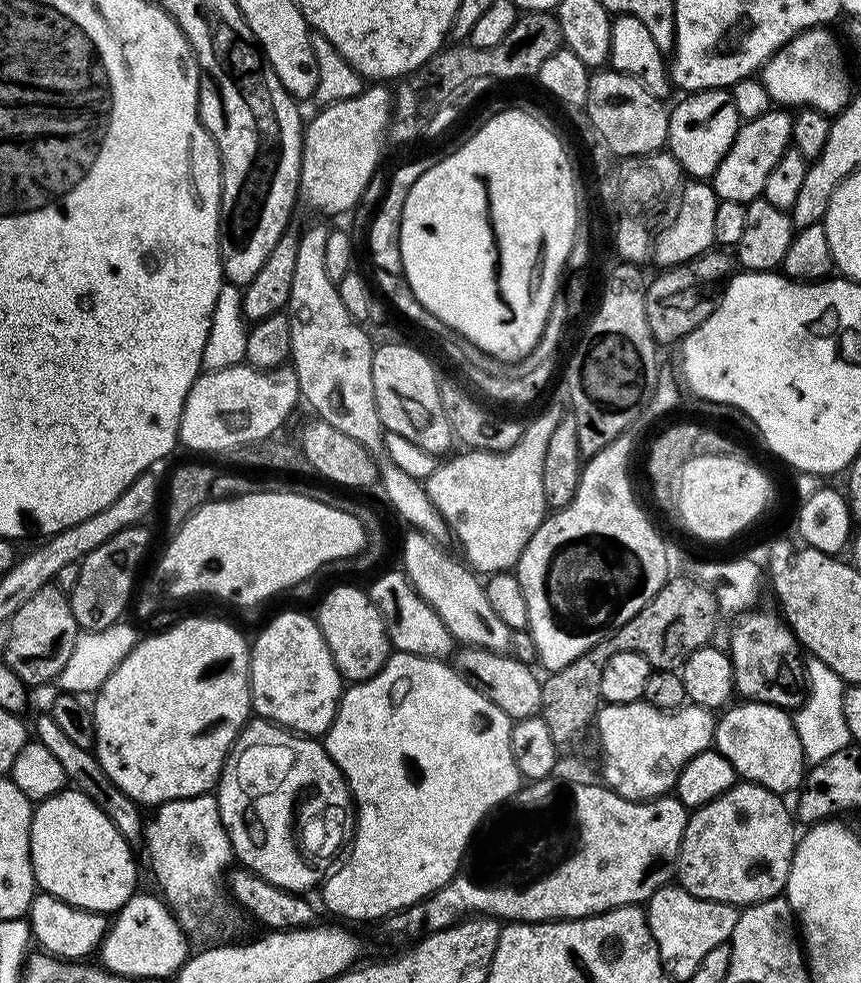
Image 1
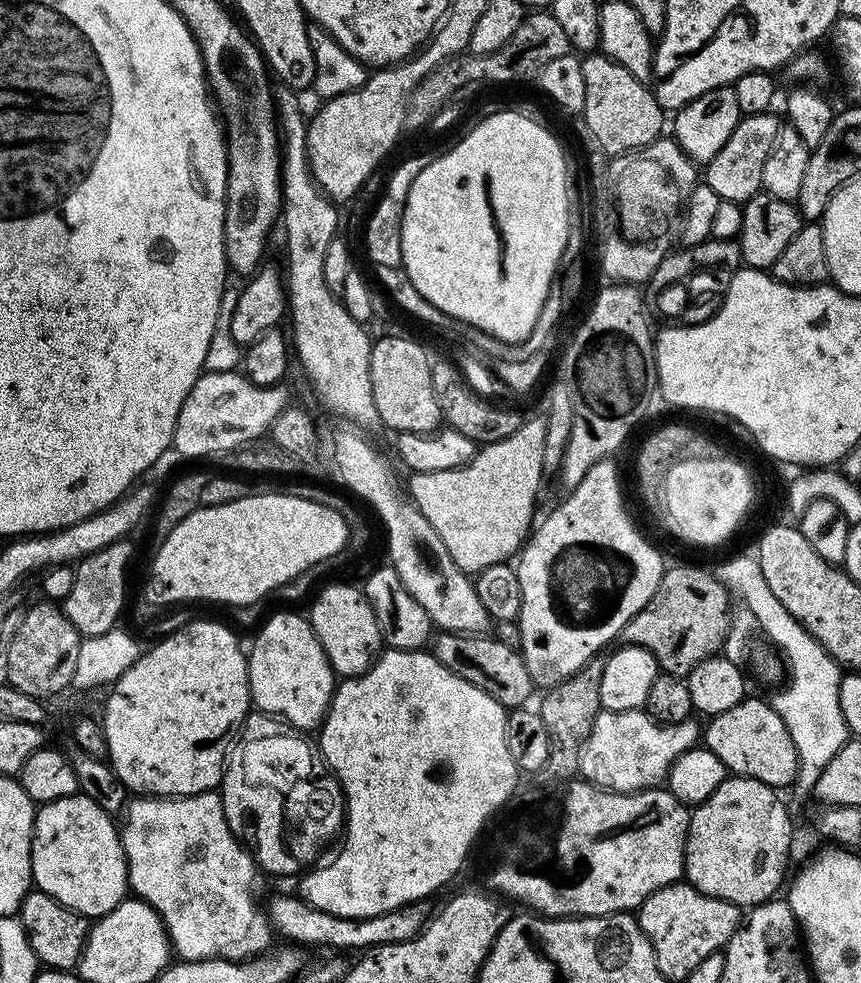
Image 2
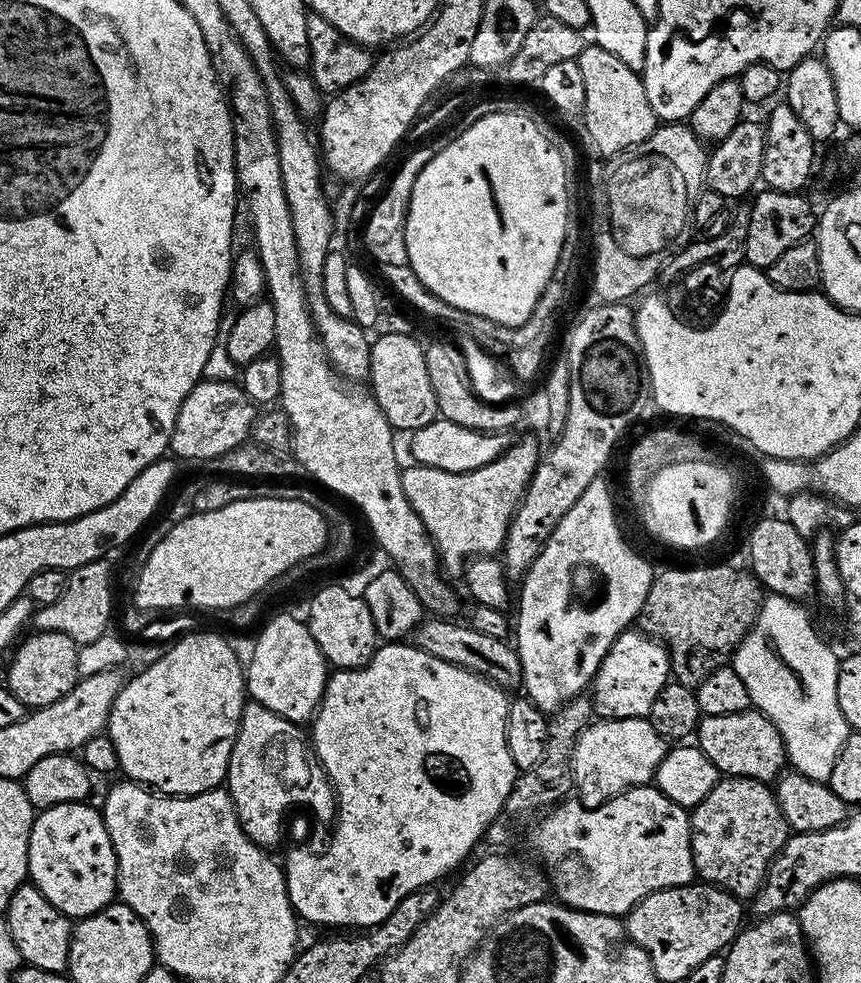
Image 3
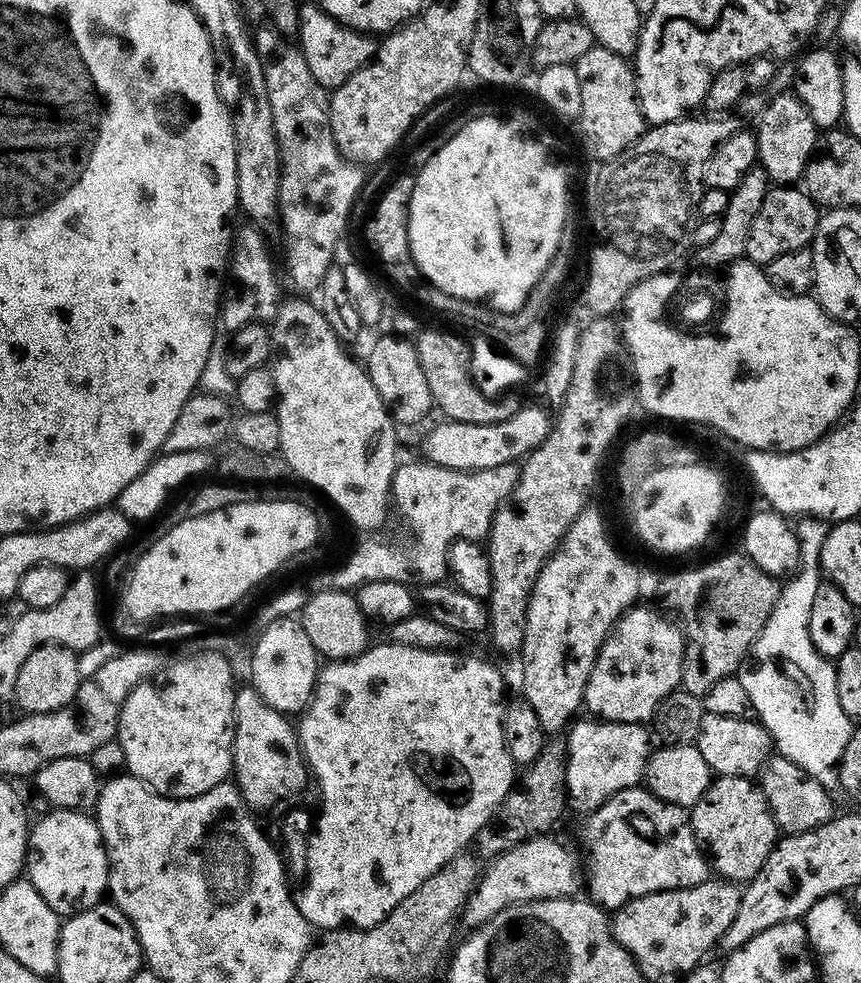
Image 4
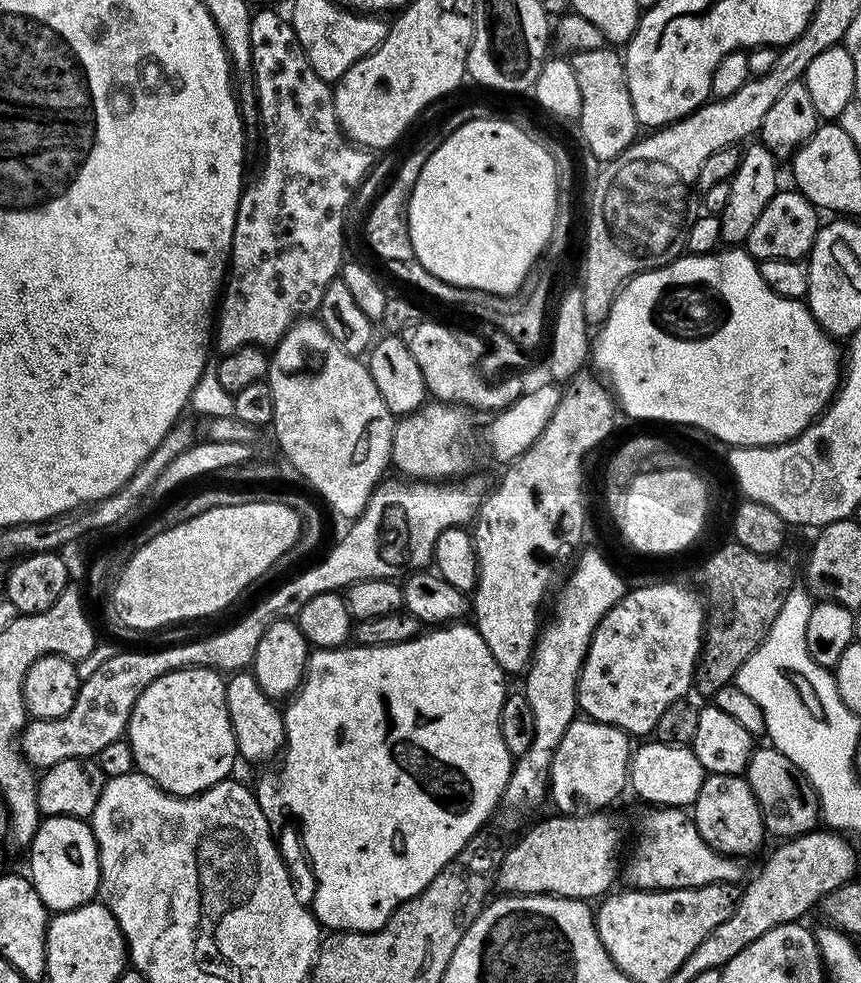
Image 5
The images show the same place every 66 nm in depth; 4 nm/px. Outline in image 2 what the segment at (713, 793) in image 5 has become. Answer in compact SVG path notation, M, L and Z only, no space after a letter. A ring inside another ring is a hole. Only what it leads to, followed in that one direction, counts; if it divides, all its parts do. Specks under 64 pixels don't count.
M729 775L710 798L691 809L684 843L684 880L710 898L722 898L742 910L773 899L784 880L784 867L792 852L792 816L777 789L749 776Z

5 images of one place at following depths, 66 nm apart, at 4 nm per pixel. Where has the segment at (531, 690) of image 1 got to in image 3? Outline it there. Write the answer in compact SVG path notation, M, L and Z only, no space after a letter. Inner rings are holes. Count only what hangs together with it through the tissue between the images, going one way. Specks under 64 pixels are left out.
M425 618L421 620L420 625L410 637L411 643L426 654L434 654L434 658L442 658L442 662L450 662L454 666L473 672L476 676L481 676L484 680L489 680L498 688L511 690L511 688L521 687L520 659L515 647L508 640L490 638L490 634L478 634L478 630L470 626L464 625L463 628L462 625L451 624L448 620L451 619Z

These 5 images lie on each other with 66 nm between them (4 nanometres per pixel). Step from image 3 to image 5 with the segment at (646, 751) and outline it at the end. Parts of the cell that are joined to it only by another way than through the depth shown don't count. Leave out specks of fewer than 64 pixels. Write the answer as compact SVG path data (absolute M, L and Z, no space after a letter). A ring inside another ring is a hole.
M587 718L573 720L562 742L558 742L552 769L548 771L550 800L556 803L555 811L566 816L583 816L586 810L612 806L608 804L614 803L629 787L628 765L632 763L633 751L633 741L620 728Z

